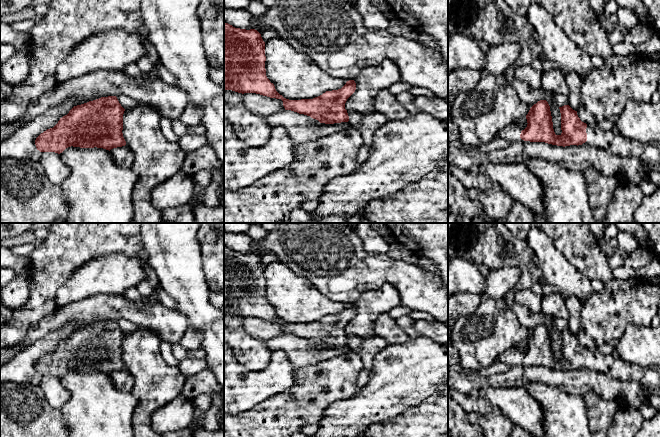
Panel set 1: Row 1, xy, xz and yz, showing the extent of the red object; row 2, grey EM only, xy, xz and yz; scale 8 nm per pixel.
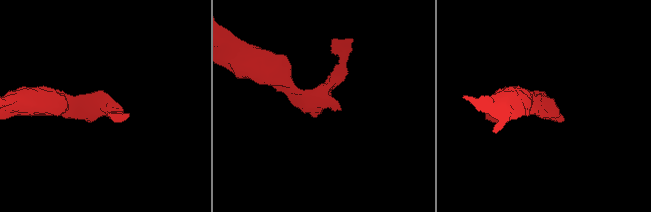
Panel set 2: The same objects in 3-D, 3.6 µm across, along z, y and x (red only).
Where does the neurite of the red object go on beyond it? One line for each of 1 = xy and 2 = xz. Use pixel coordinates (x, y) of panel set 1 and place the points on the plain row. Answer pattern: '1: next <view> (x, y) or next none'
1: next none
2: next none

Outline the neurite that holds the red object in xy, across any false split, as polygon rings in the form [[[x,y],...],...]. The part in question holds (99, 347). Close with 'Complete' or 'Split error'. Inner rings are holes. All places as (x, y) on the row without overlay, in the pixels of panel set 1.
[[[116,320],[74,330],[53,352],[36,362],[36,372],[40,376],[60,378],[71,370],[109,375],[125,370],[122,357],[124,335]]]. Complete

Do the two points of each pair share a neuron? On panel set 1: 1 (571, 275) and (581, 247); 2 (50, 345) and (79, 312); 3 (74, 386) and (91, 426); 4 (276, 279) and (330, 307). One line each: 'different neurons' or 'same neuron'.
1: different neurons
2: different neurons
3: same neuron
4: same neuron

